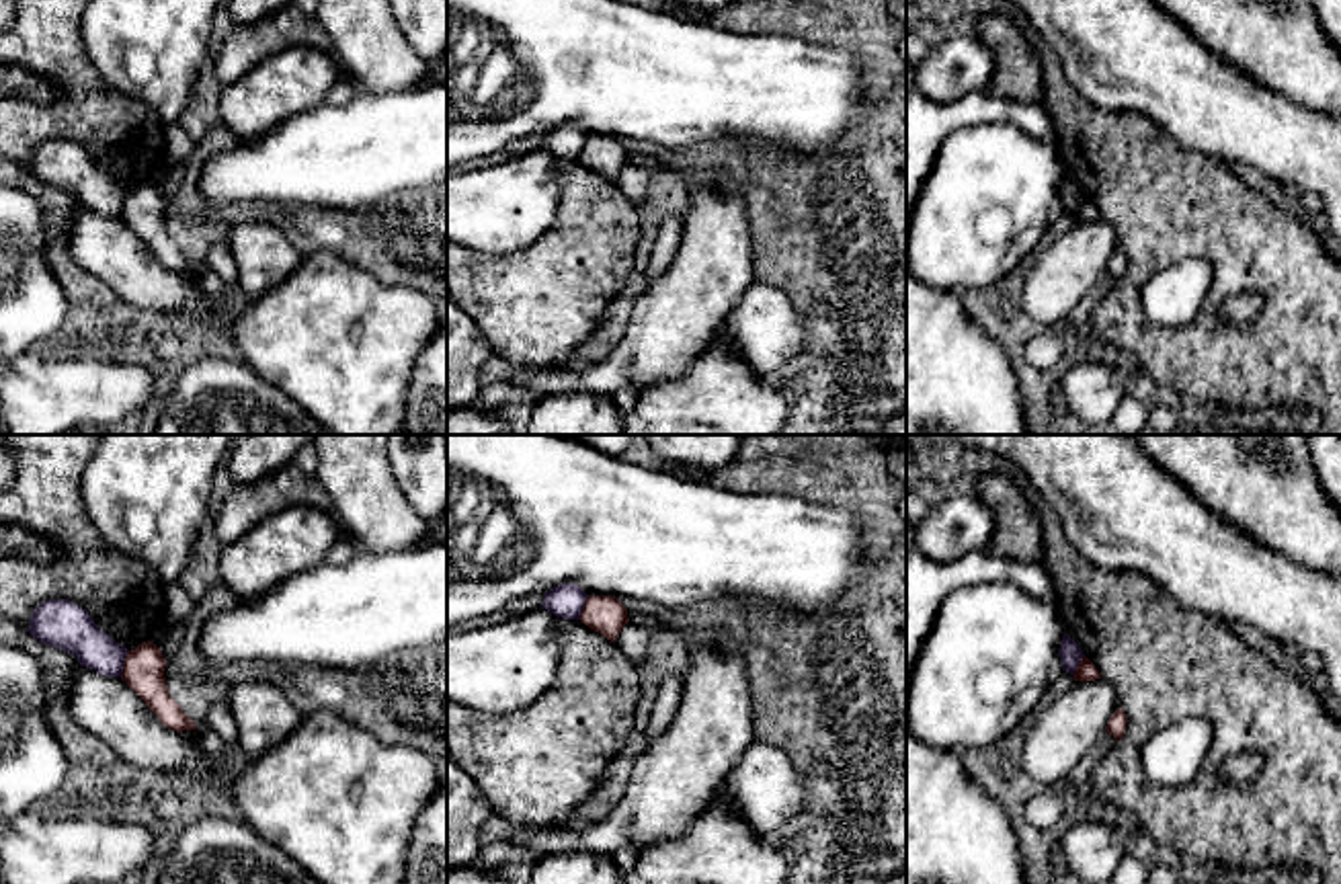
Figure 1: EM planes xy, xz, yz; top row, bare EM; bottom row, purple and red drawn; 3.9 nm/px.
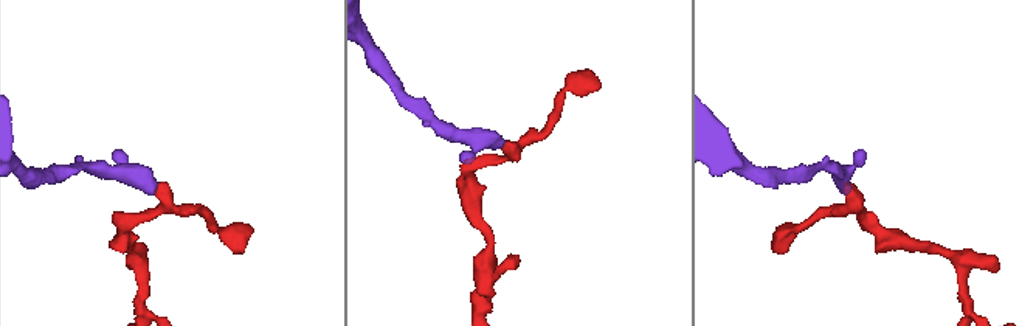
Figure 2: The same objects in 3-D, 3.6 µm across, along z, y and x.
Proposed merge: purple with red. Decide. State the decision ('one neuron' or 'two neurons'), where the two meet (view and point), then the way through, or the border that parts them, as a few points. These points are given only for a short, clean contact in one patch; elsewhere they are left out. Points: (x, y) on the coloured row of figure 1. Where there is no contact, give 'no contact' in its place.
two neurons; contact xy (122, 663); border xy (128, 651), (119, 675)

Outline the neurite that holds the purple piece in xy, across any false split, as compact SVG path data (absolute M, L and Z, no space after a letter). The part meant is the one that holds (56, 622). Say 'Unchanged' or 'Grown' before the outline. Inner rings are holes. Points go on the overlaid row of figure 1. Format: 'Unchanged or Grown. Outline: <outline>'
Unchanged. Outline: M47 599L29 617L33 638L76 656L82 667L121 677L127 648L98 630L86 609L68 599Z

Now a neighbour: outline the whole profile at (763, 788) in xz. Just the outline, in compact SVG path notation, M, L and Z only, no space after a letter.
M753 740L724 781L726 800L755 833L769 835L798 814L806 790L791 759L775 745Z

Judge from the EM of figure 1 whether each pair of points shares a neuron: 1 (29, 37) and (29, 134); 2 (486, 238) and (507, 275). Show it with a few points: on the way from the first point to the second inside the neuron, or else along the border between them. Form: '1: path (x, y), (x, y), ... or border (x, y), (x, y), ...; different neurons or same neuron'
1: path (56, 64), (72, 81), (72, 101), (56, 117); same neuron
2: border (540, 236), (505, 253), (468, 251); different neurons

